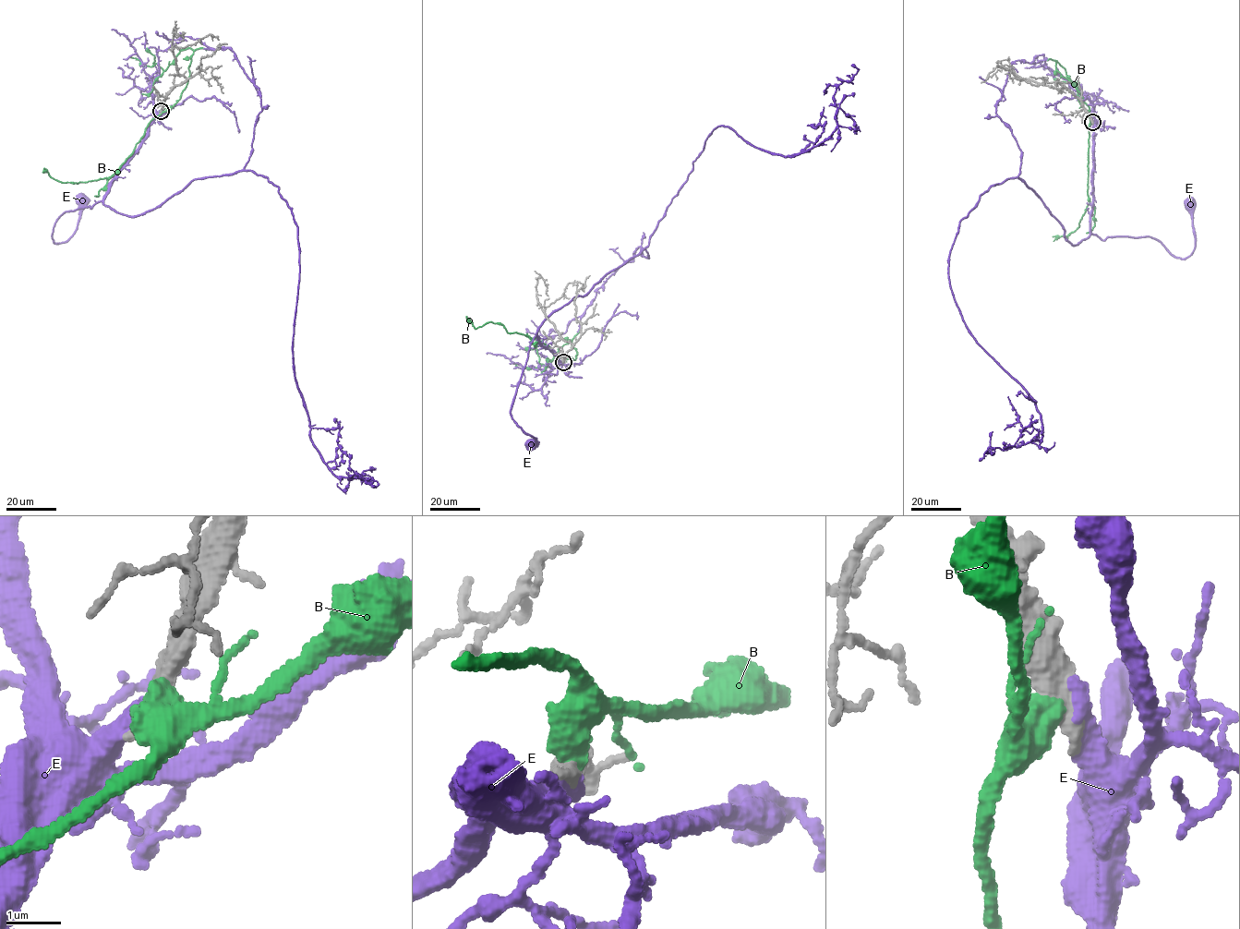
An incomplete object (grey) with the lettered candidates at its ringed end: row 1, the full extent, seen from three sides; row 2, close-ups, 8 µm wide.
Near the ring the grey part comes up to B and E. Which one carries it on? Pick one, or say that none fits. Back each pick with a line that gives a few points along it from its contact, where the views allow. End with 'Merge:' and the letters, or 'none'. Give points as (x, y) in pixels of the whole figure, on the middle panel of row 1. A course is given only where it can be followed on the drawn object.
E: Its course: (563, 362), (535, 336), (511, 411), (517, 425), (535, 438), (534, 443), (536, 442), (532, 443)
Merge: E

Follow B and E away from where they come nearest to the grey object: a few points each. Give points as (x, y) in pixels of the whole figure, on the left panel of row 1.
B: (160, 111), (150, 121), (133, 152), (113, 175), (76, 184), (62, 183), (45, 171), (42, 173)
E: (161, 111), (106, 197), (91, 209), (63, 214), (54, 242), (72, 235), (86, 202), (82, 199)

